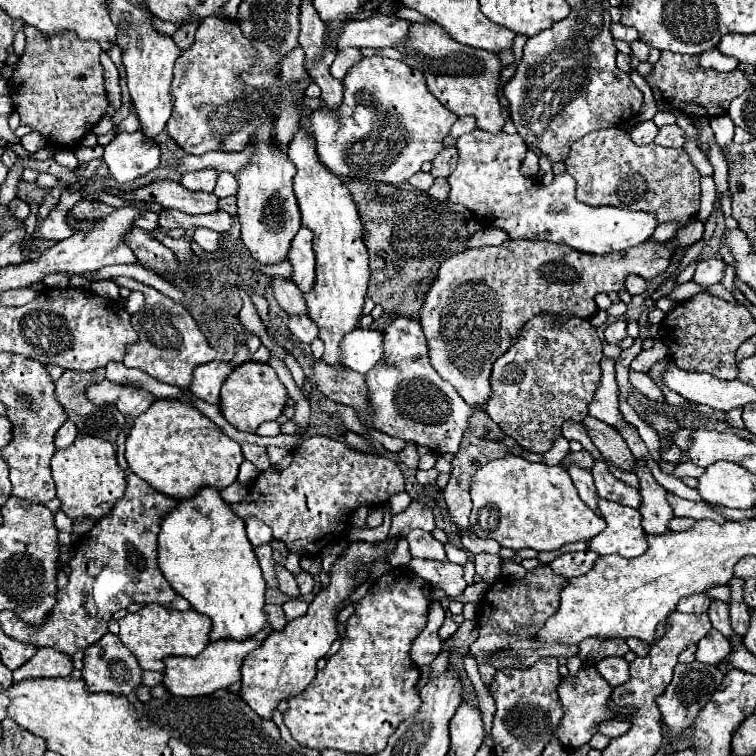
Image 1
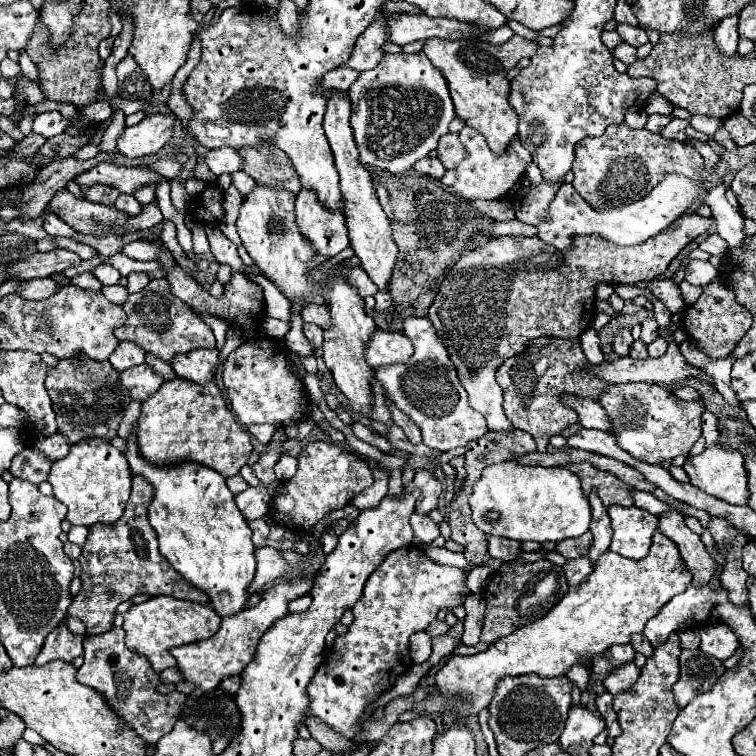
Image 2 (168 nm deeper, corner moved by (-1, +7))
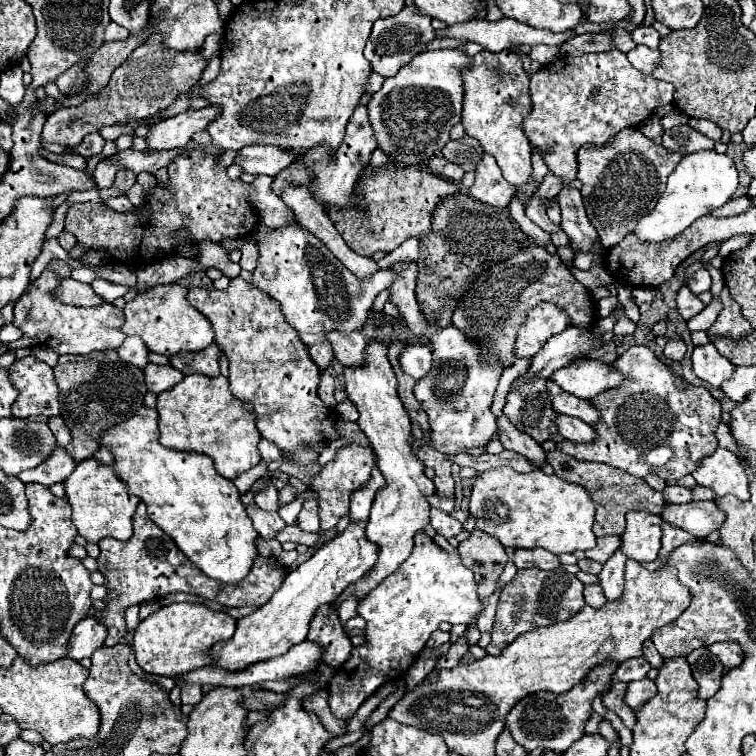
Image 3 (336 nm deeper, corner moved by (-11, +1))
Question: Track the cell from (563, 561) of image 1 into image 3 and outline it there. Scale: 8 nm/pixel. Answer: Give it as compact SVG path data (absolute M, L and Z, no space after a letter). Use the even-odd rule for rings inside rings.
M589 584L589 586L585 586L585 602L587 602L591 608L601 608L601 606L607 602L607 598L603 596L603 590L601 590L599 584Z

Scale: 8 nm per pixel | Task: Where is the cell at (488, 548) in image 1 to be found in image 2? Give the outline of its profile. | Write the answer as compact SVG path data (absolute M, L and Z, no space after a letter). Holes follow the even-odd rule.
M487 536L487 540L489 540L489 554L503 562L517 558L517 554L521 552L521 542L517 540L505 540L499 536Z

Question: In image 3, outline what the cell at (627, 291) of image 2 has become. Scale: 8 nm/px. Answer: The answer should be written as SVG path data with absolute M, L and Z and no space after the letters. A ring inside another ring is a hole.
M579 358L571 366L555 370L551 378L561 390L585 400L623 382L623 376L617 374L617 370L613 370L609 364L589 358Z

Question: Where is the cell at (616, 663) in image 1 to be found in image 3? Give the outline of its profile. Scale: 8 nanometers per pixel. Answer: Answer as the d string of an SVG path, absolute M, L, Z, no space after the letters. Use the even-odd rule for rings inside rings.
M645 678L639 682L629 682L627 686L627 694L625 694L625 704L637 712L649 698L653 698L657 694L657 686L653 680Z

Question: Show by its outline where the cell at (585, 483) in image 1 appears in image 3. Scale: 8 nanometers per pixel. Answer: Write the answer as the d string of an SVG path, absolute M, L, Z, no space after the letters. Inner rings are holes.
M617 550L603 566L601 574L599 574L599 580L601 580L601 588L607 596L607 600L613 600L617 602L623 594L623 584L625 584L625 560L627 556Z

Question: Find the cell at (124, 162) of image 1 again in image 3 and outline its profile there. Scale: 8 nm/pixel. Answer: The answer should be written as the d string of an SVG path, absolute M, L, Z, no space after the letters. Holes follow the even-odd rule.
M205 106L201 110L185 110L173 118L161 120L151 126L151 134L147 136L149 150L171 150L183 148L191 142L193 134L205 130L211 120L221 114L221 106Z

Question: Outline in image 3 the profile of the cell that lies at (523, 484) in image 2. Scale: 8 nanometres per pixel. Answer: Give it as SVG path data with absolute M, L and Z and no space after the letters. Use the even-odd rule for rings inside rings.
M501 466L481 472L471 490L469 512L475 518L475 528L495 536L503 546L545 548L553 554L563 554L589 550L597 544L597 536L591 530L595 506L587 490L555 474L547 476L541 470L519 474Z

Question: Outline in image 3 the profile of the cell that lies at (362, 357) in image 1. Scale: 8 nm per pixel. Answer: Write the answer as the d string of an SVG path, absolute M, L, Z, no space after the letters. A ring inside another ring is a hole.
M409 344L399 358L403 372L413 376L415 380L423 378L431 370L431 350L425 344Z

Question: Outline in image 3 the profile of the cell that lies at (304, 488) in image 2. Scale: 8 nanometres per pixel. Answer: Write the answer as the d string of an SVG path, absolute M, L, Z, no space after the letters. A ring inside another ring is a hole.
M349 444L345 448L339 448L335 460L329 462L325 468L321 468L321 472L311 482L311 490L319 494L317 502L319 502L319 518L321 518L323 530L335 528L339 518L349 512L349 498L353 490L369 482L373 468L375 468L373 450L369 446L359 446L359 444Z

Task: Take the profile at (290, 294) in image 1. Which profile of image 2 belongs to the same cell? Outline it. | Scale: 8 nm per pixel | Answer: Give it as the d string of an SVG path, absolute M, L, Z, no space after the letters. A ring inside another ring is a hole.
M305 304L305 308L301 308L301 316L305 322L313 322L319 324L321 328L327 328L329 322L329 310L323 304Z

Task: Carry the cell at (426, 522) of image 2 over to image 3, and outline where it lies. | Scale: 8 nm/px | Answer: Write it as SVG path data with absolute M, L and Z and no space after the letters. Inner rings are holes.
M431 508L431 524L433 524L435 532L441 534L441 536L445 536L447 540L449 540L451 536L457 536L457 534L463 530L463 524L461 524L459 520L455 520L453 516L445 514L445 512L439 510L439 508Z

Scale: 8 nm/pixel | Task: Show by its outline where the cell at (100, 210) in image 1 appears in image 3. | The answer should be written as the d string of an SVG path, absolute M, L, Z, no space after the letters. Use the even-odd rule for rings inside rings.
M117 168L117 178L115 178L115 186L123 192L127 192L131 186L135 184L135 174L127 168Z

